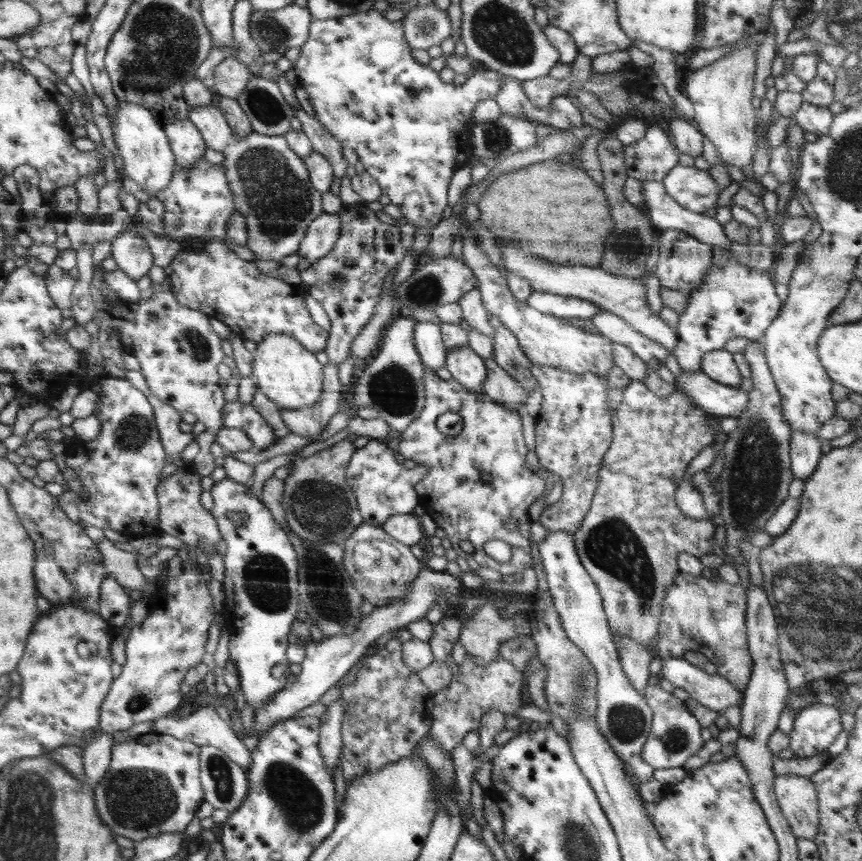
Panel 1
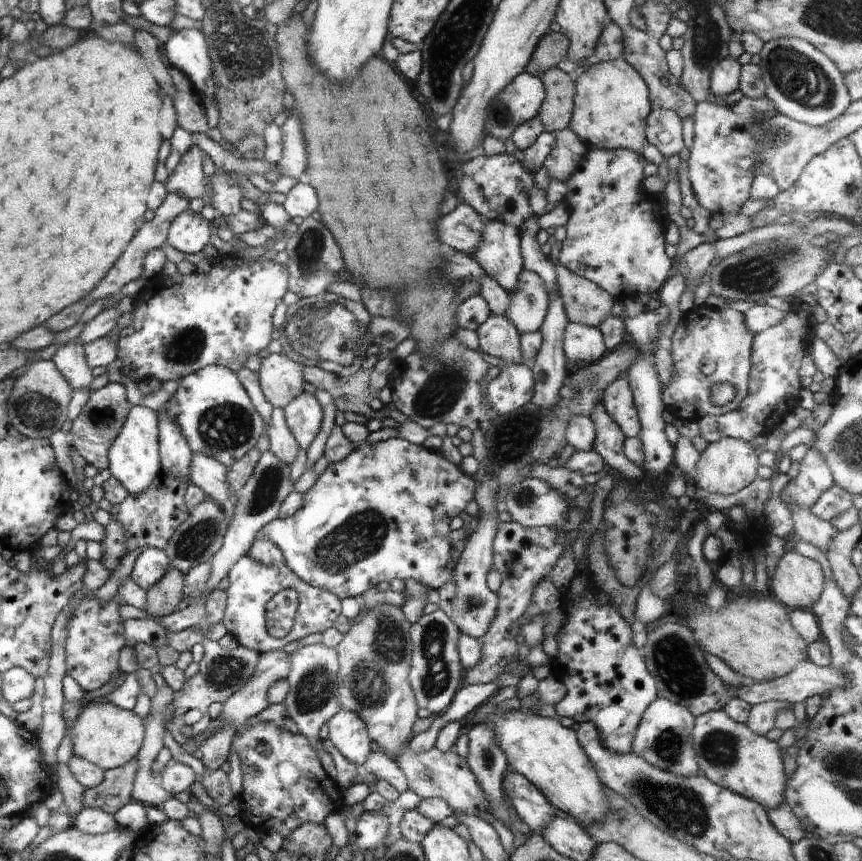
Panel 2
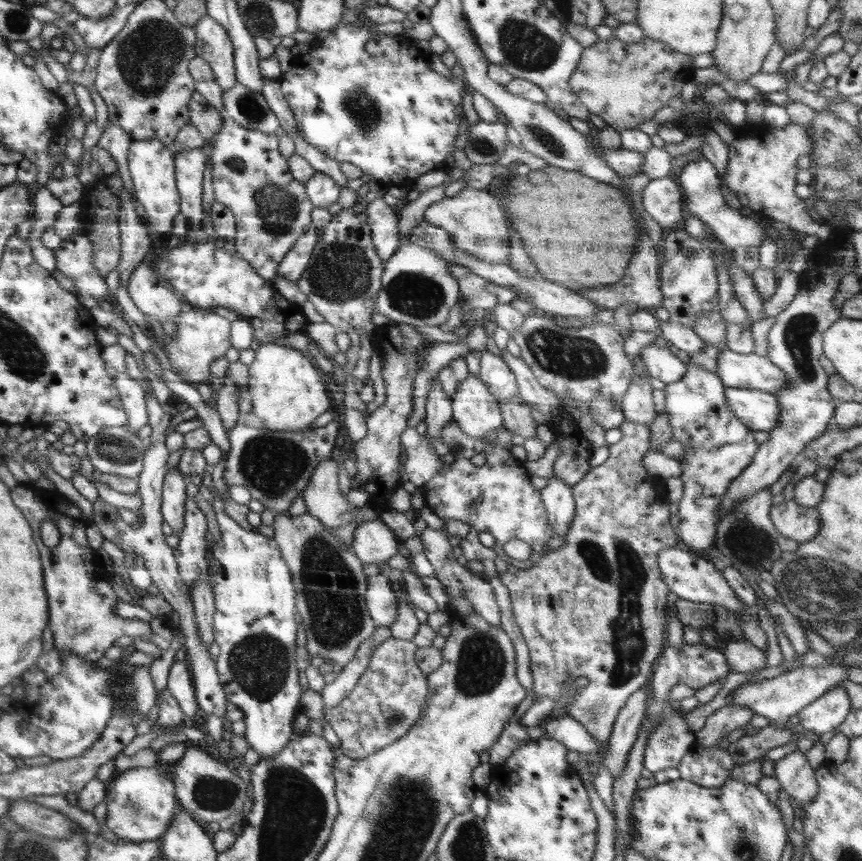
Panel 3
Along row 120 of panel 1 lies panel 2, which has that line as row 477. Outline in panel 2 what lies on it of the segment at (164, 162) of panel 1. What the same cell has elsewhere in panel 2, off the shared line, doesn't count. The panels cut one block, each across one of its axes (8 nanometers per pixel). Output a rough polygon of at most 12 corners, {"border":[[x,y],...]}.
{"border":[[132,405],[111,476],[142,495],[161,470],[158,414]]}

